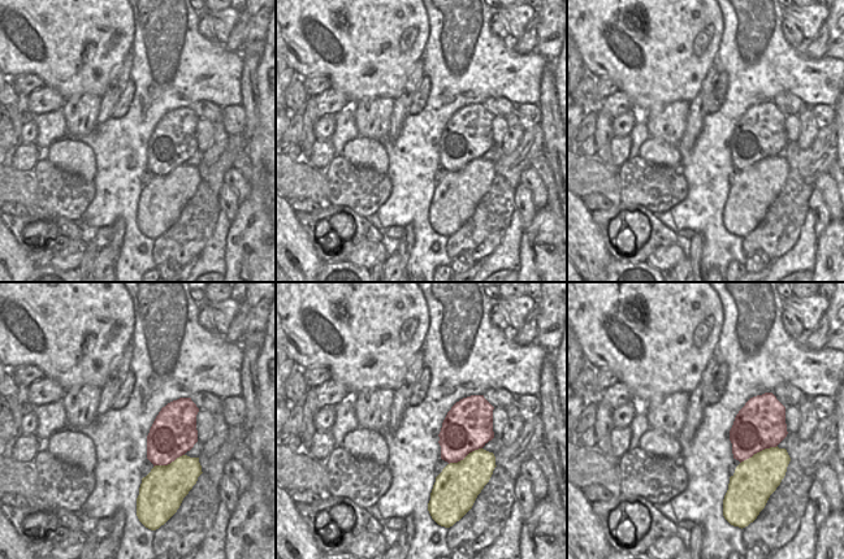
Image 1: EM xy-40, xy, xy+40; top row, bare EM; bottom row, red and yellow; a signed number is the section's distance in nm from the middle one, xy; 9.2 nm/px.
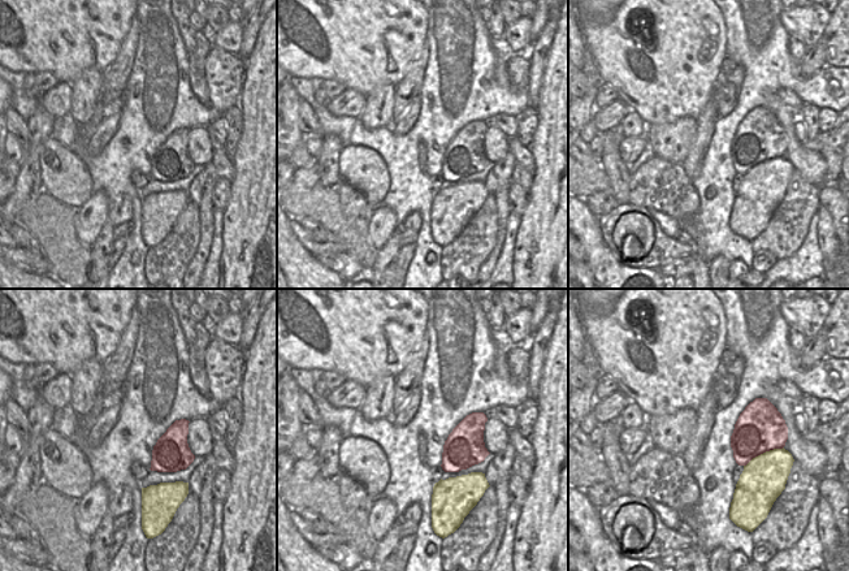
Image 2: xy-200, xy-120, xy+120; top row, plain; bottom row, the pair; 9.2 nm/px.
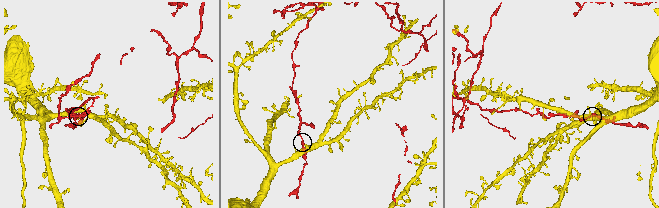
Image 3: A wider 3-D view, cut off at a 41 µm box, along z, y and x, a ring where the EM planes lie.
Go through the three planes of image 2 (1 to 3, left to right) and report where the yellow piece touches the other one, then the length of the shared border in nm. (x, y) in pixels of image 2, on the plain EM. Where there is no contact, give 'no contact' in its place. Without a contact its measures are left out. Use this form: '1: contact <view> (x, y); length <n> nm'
1: no contact
2: no contact
3: contact xy+120 (763, 160); length 420 nm

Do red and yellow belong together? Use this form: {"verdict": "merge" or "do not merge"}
{"verdict": "do not merge"}

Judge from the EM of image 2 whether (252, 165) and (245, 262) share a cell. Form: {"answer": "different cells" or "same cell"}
{"answer": "same cell"}

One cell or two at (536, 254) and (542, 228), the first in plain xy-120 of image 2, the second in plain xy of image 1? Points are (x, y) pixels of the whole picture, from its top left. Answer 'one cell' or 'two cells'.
one cell

